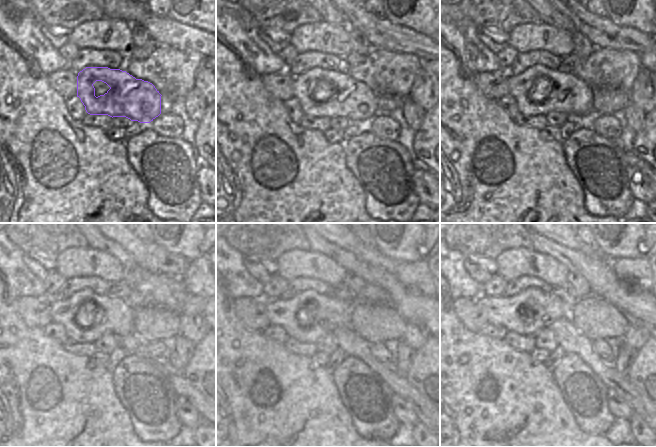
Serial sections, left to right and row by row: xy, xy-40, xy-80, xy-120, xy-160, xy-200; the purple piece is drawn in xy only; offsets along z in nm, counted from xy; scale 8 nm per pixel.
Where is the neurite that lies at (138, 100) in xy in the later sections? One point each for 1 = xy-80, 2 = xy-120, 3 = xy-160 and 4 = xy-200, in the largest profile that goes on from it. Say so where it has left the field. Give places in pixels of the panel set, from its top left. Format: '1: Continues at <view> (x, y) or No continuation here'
1: Continues at xy-80 (570, 95)
2: Continues at xy-120 (78, 314)
3: Continues at xy-160 (308, 316)
4: Continues at xy-200 (528, 312).

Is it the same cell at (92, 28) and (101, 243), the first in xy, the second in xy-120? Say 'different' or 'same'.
different

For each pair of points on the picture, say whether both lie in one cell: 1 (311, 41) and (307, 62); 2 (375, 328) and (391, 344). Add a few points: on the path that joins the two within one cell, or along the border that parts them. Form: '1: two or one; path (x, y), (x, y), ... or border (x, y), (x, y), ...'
1: two; border (299, 52), (319, 51), (329, 52), (332, 55)
2: two; border (399, 340), (386, 339), (382, 342)

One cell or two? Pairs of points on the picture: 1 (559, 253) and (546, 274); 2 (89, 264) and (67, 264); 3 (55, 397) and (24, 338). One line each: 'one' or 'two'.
1: two
2: one
3: one

